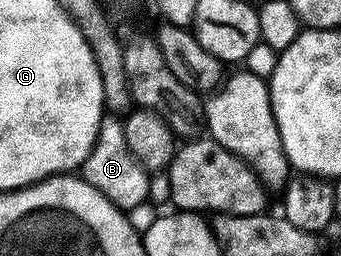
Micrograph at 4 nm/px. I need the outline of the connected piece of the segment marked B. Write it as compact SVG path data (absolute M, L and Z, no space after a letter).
M118 115L103 116L92 151L80 166L80 176L83 181L96 187L96 191L100 191L100 195L104 195L104 199L111 201L117 209L128 211L151 196L151 174L138 162L136 155L132 155L128 139L124 139L122 122L123 118Z

